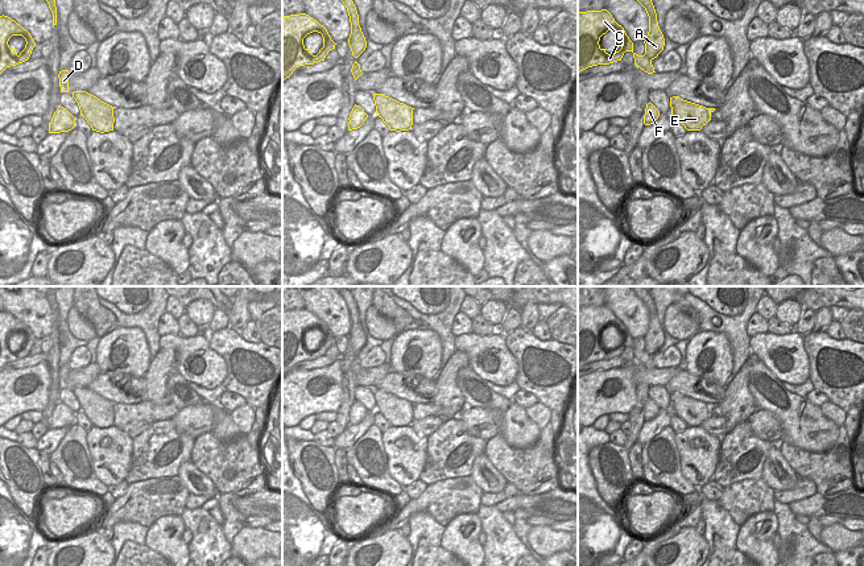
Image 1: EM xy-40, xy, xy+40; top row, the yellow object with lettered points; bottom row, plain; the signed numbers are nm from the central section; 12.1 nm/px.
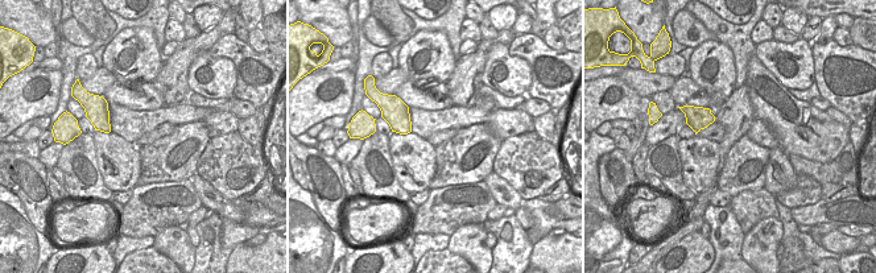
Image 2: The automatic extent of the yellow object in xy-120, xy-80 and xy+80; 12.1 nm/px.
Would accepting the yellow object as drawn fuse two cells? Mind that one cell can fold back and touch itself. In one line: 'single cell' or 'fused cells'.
single cell

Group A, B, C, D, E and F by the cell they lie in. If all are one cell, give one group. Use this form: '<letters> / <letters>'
A B C D E F

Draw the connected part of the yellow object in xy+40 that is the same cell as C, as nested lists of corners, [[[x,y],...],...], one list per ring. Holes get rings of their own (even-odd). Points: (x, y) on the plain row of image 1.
[[[631,286],[636,296],[645,303],[649,311],[649,327],[644,336],[645,350],[633,347],[633,338],[624,323],[619,321],[607,305],[578,307],[578,368],[598,360],[609,360],[621,356],[625,347],[632,347],[637,363],[653,369],[652,356],[663,346],[665,334],[658,322],[657,309],[650,293],[641,286]],[[613,325],[621,334],[623,342],[619,347],[608,350],[599,340],[600,332]]]

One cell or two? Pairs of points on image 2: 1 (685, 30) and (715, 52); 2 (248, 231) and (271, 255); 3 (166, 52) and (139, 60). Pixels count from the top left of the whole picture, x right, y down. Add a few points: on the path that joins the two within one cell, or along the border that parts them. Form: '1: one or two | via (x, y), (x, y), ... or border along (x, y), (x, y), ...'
1: two | border along (714, 38), (702, 41), (694, 49)
2: two | border along (244, 242), (240, 242), (232, 251)
3: two | border along (160, 50), (164, 58)

